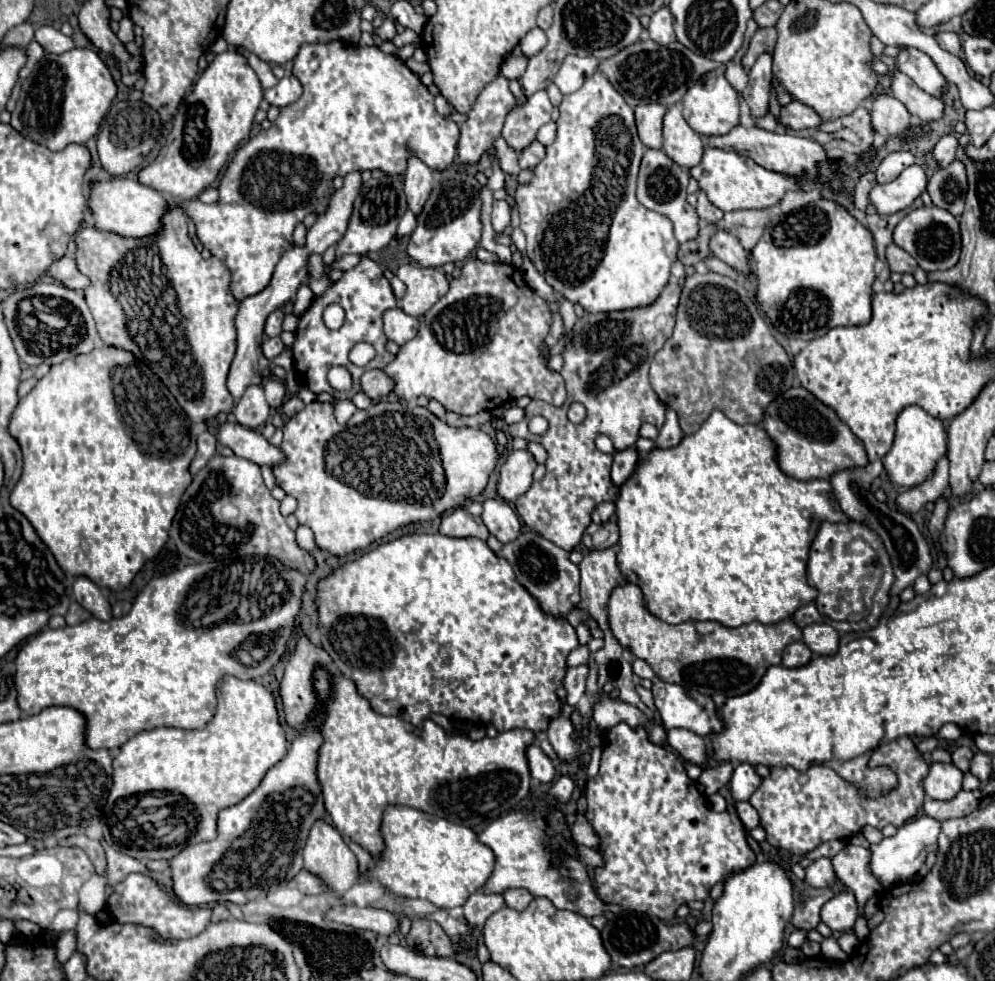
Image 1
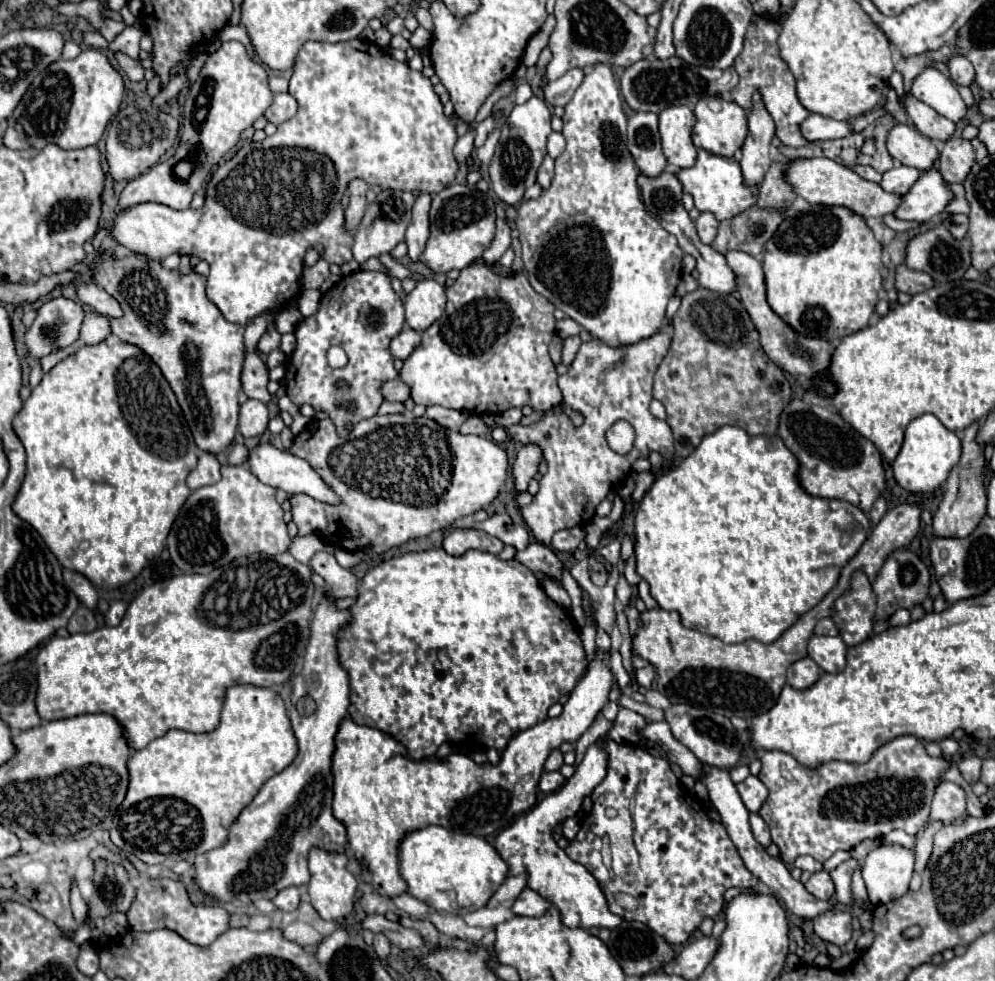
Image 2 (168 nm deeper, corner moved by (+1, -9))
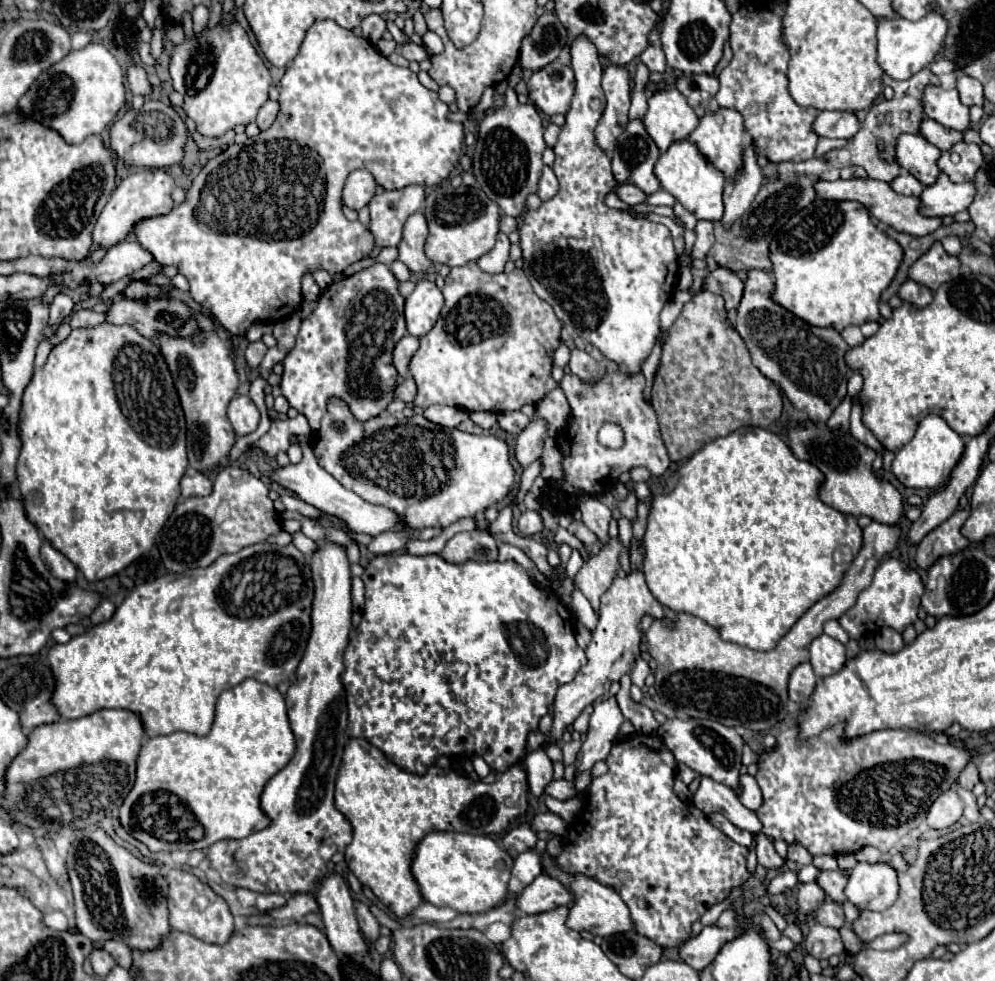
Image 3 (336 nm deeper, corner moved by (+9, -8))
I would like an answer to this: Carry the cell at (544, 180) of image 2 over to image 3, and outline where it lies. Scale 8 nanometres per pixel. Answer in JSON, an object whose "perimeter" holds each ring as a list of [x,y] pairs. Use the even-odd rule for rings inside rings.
{"perimeter":[[[545,166],[543,168],[543,176],[539,180],[539,198],[545,202],[545,200],[553,198],[557,194],[557,190],[559,190],[557,176],[555,176],[555,172],[549,166]]]}

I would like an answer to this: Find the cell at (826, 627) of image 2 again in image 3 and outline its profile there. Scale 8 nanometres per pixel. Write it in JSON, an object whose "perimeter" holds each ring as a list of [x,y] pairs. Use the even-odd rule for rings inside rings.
{"perimeter":[[[837,620],[825,622],[825,634],[831,636],[831,638],[835,638],[835,640],[839,640],[841,644],[847,644],[849,642],[849,634],[841,628],[841,624]]]}

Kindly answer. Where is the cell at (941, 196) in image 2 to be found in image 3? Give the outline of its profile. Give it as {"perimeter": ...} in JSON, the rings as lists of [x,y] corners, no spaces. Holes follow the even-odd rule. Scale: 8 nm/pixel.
{"perimeter":[[[941,174],[933,186],[921,194],[921,214],[925,216],[955,216],[971,206],[975,198],[973,182],[955,184],[947,174]]]}

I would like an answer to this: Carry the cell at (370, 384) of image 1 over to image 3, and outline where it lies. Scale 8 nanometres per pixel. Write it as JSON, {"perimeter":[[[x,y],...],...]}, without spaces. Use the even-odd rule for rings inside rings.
{"perimeter":[[[405,378],[405,382],[397,386],[397,398],[407,402],[407,404],[413,402],[415,394],[417,394],[417,384],[413,382],[413,378]]]}

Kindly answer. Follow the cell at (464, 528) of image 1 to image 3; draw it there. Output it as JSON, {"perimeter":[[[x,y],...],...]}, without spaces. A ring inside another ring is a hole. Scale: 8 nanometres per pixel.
{"perimeter":[[[459,532],[445,544],[441,556],[451,564],[463,564],[467,560],[493,562],[497,560],[497,542],[487,532]]]}

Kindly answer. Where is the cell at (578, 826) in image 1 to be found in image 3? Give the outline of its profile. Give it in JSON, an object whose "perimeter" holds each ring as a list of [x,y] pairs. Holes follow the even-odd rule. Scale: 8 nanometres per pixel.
{"perimeter":[[[551,812],[533,816],[529,824],[531,824],[531,828],[533,828],[535,832],[537,832],[537,830],[547,830],[547,832],[553,832],[553,834],[557,834],[557,836],[561,836],[561,834],[565,832],[565,822],[563,822],[559,816],[551,814]]]}

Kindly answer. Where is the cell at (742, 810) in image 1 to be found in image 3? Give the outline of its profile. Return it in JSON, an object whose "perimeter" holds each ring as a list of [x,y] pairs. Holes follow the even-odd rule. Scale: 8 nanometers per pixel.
{"perimeter":[[[757,834],[755,840],[757,840],[757,858],[759,858],[759,864],[763,868],[767,868],[767,870],[769,868],[779,870],[783,866],[783,858],[775,852],[773,842],[765,834]]]}

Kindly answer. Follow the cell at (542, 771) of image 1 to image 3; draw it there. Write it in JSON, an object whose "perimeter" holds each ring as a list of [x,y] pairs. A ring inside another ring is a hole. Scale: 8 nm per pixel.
{"perimeter":[[[553,780],[545,788],[545,792],[557,800],[571,800],[577,796],[577,790],[573,790],[573,782],[567,782],[567,780]]]}

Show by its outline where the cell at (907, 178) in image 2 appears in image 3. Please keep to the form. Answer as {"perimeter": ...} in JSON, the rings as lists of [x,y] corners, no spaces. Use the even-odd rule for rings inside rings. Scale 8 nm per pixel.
{"perimeter":[[[901,174],[891,182],[891,188],[903,196],[921,196],[923,184],[911,174]]]}

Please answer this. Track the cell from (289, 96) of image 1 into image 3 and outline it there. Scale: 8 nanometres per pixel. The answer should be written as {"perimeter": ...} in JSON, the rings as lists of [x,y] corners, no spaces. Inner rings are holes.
{"perimeter":[[[269,100],[269,102],[267,102],[267,104],[265,104],[261,110],[259,110],[255,124],[259,126],[259,130],[267,130],[267,128],[269,128],[269,126],[275,122],[277,114],[279,114],[279,104]]]}

